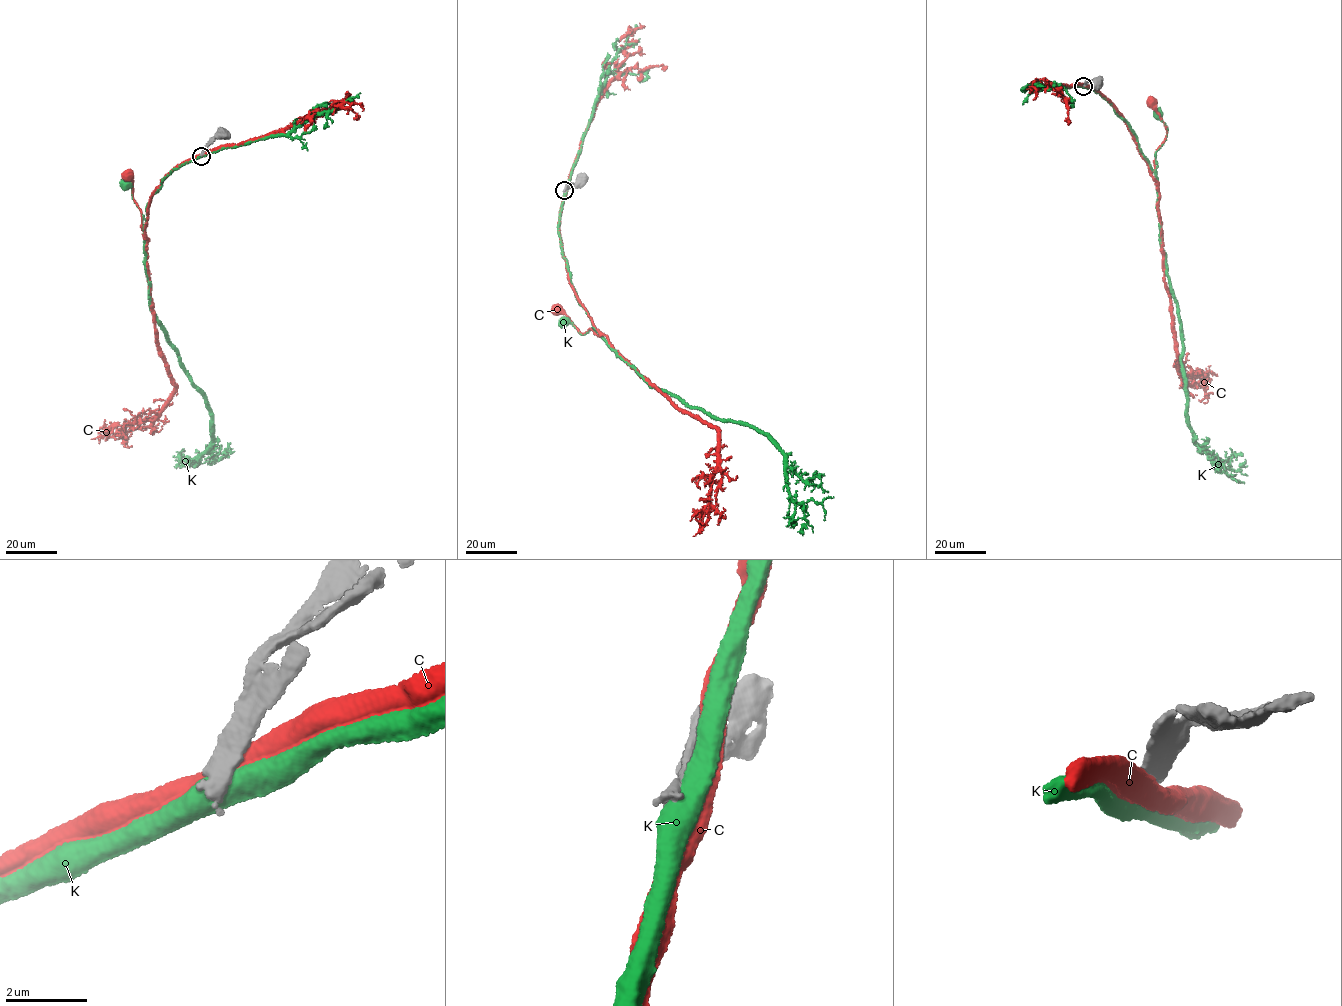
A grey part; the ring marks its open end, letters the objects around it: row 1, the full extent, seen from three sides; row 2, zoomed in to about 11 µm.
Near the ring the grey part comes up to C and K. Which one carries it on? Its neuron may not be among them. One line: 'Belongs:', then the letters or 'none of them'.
Belongs: none of them

